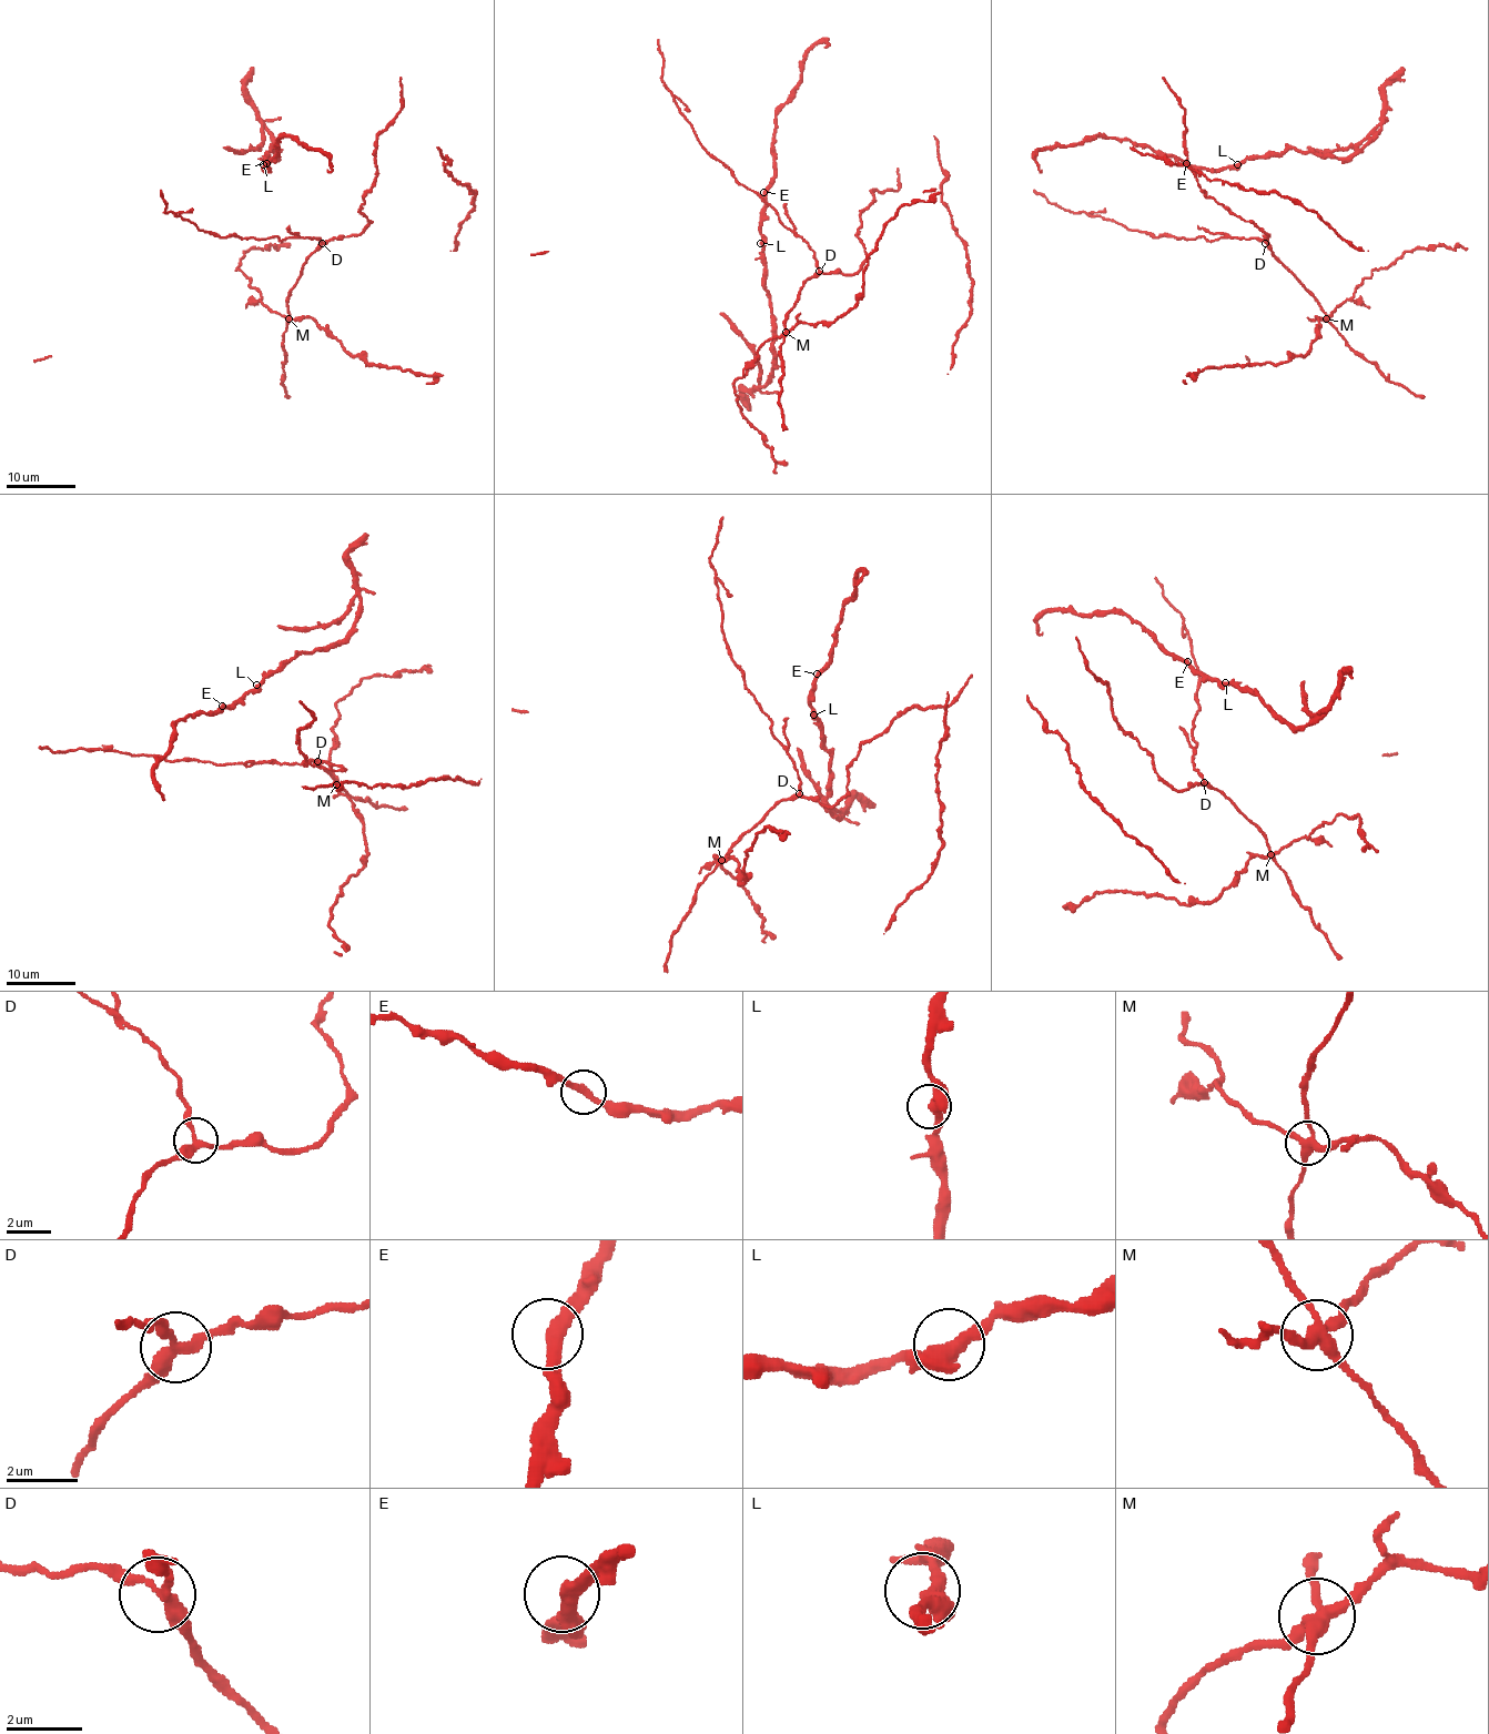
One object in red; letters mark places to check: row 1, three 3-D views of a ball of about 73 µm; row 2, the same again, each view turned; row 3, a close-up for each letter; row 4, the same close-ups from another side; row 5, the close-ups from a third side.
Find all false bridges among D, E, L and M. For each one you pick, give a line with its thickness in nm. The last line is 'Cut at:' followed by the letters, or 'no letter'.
D: 280 nm thick
M: 340 nm thick
Cut at: D, M

